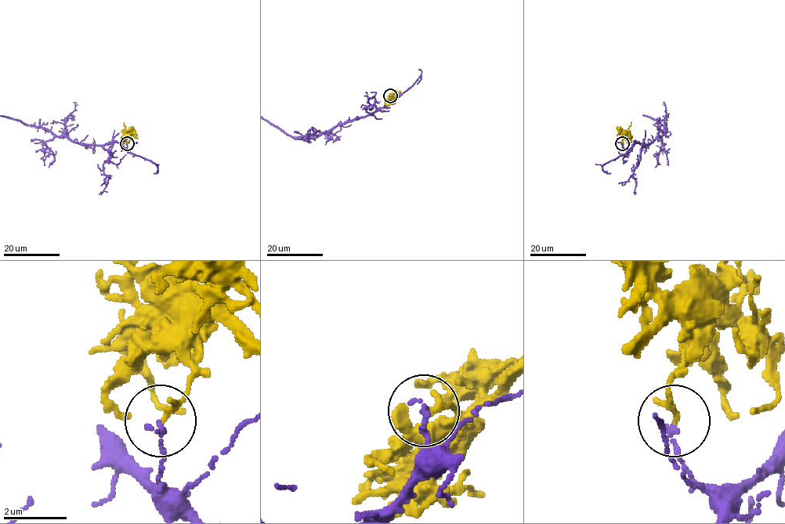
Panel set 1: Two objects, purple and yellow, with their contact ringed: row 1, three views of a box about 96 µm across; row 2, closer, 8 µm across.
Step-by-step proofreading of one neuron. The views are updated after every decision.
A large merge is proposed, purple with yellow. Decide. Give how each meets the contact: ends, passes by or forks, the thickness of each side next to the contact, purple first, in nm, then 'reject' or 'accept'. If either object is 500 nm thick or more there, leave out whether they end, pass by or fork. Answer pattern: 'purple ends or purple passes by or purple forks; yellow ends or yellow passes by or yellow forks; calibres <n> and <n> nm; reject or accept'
purple ends; yellow ends; calibres 130 and 150 nm; reject

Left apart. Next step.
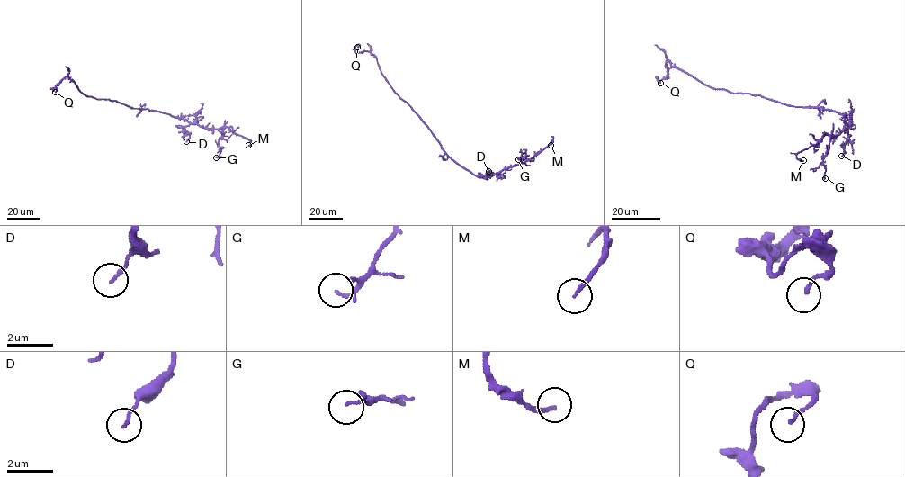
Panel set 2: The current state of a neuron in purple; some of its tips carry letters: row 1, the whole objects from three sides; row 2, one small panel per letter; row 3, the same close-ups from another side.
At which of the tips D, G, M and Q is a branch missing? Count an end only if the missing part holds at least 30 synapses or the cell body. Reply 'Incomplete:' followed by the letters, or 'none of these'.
Incomplete: M

